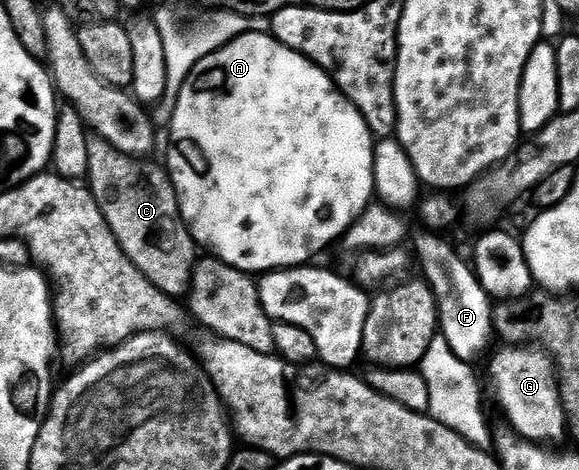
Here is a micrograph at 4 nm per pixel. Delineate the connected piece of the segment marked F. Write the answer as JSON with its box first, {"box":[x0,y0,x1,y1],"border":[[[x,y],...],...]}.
{"box":[413,231,495,362],"border":[[[424,231],[417,234],[413,243],[415,251],[424,274],[424,280],[436,296],[438,307],[438,324],[442,337],[447,339],[448,346],[464,361],[474,362],[475,357],[486,347],[491,335],[495,329],[495,309],[492,298],[486,292],[485,288],[479,283],[477,274],[473,267],[461,259],[457,253],[454,244],[447,243],[440,234],[433,231]]]}

